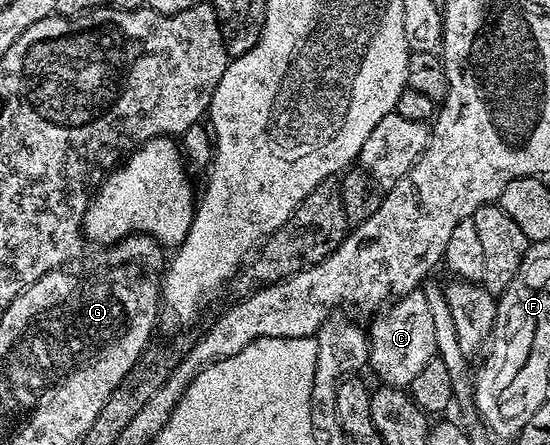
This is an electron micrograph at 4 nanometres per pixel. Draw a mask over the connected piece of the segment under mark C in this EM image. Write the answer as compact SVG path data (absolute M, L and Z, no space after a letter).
M421 288L396 299L392 306L386 307L373 318L376 319L372 328L369 328L371 346L368 365L383 380L381 382L384 385L404 389L410 387L427 362L436 357L435 327Z

